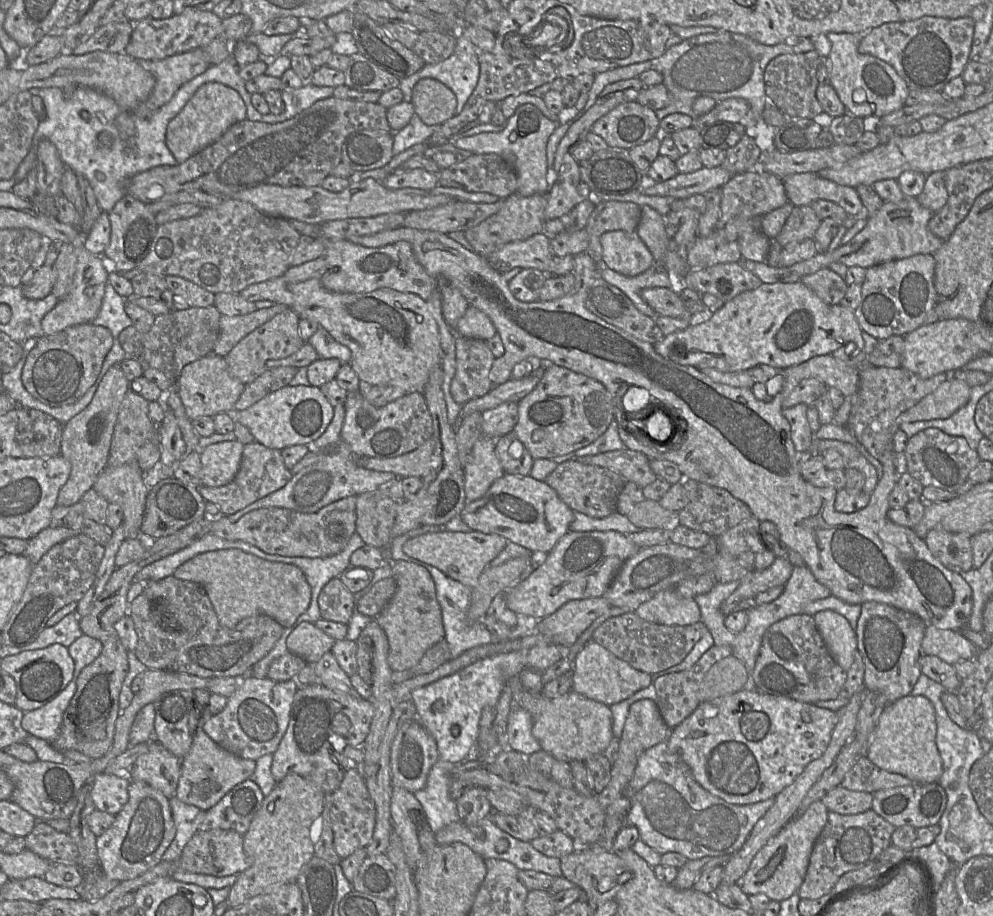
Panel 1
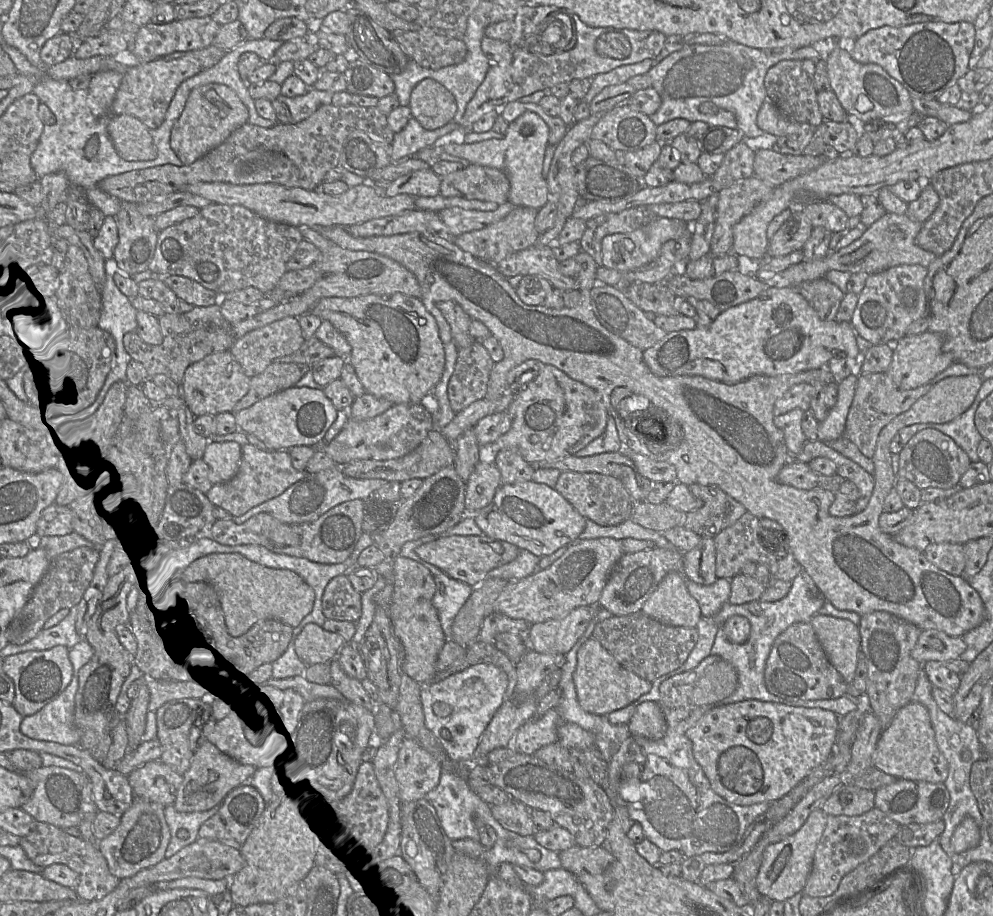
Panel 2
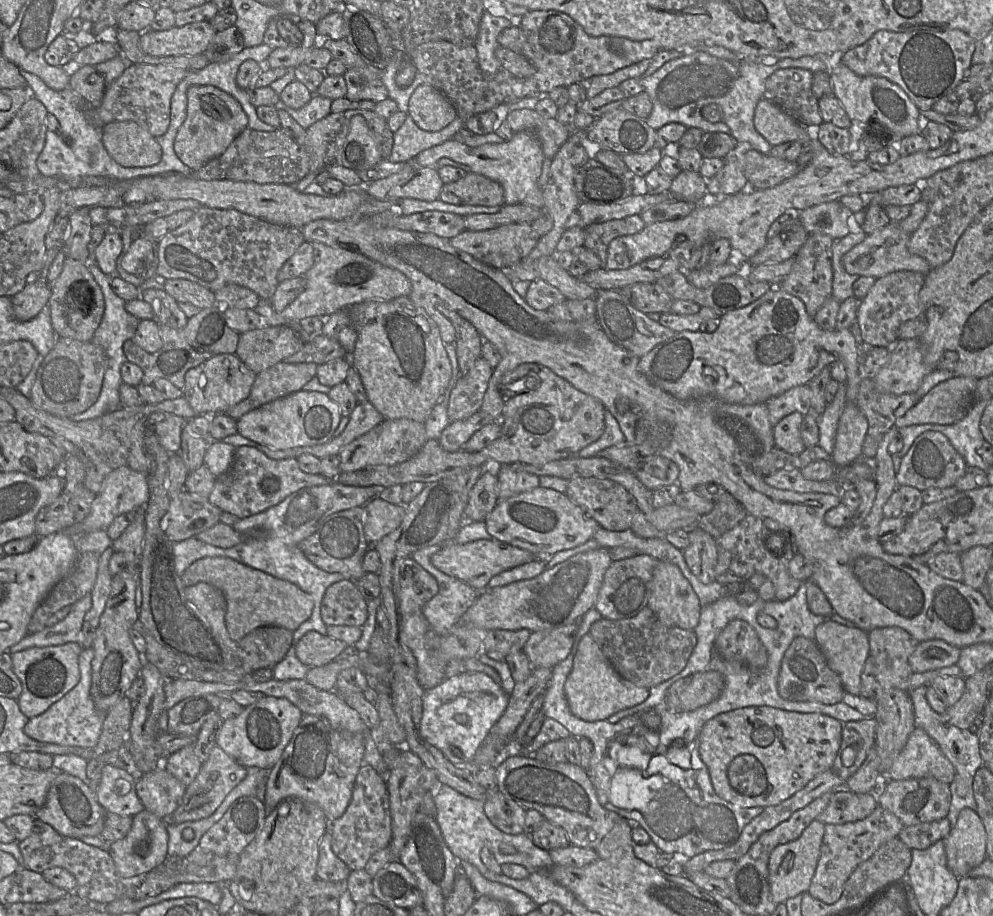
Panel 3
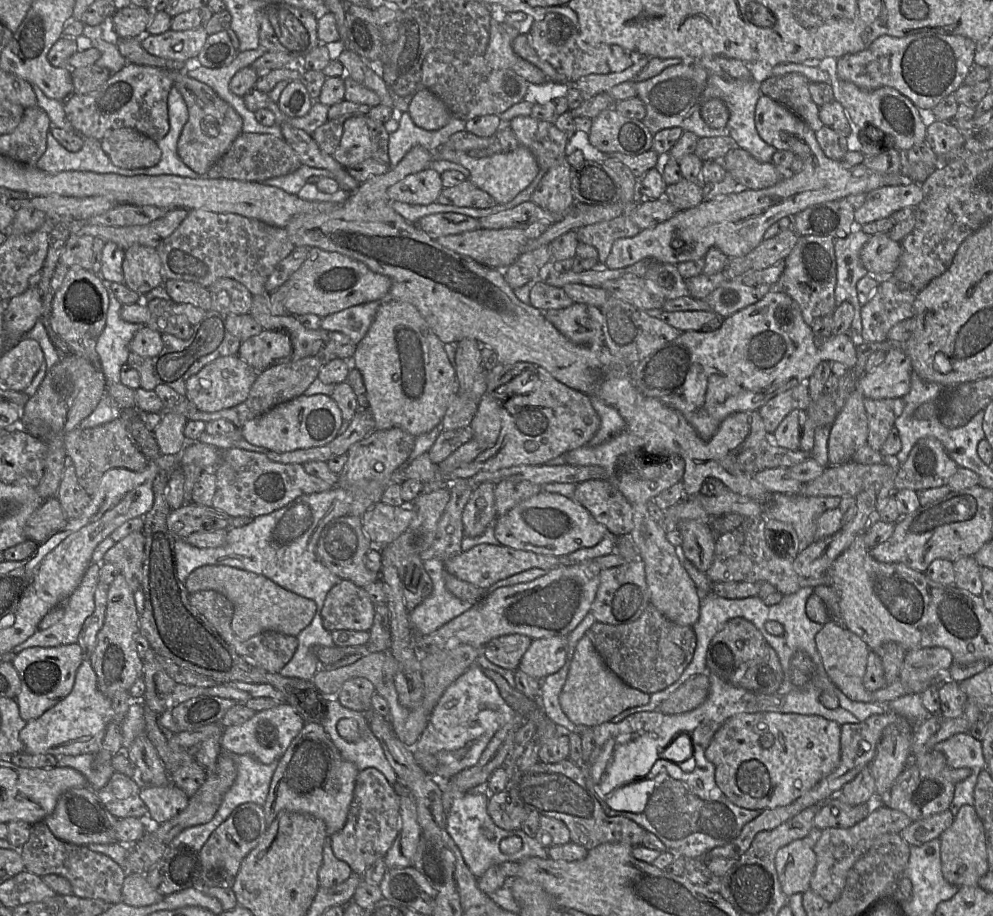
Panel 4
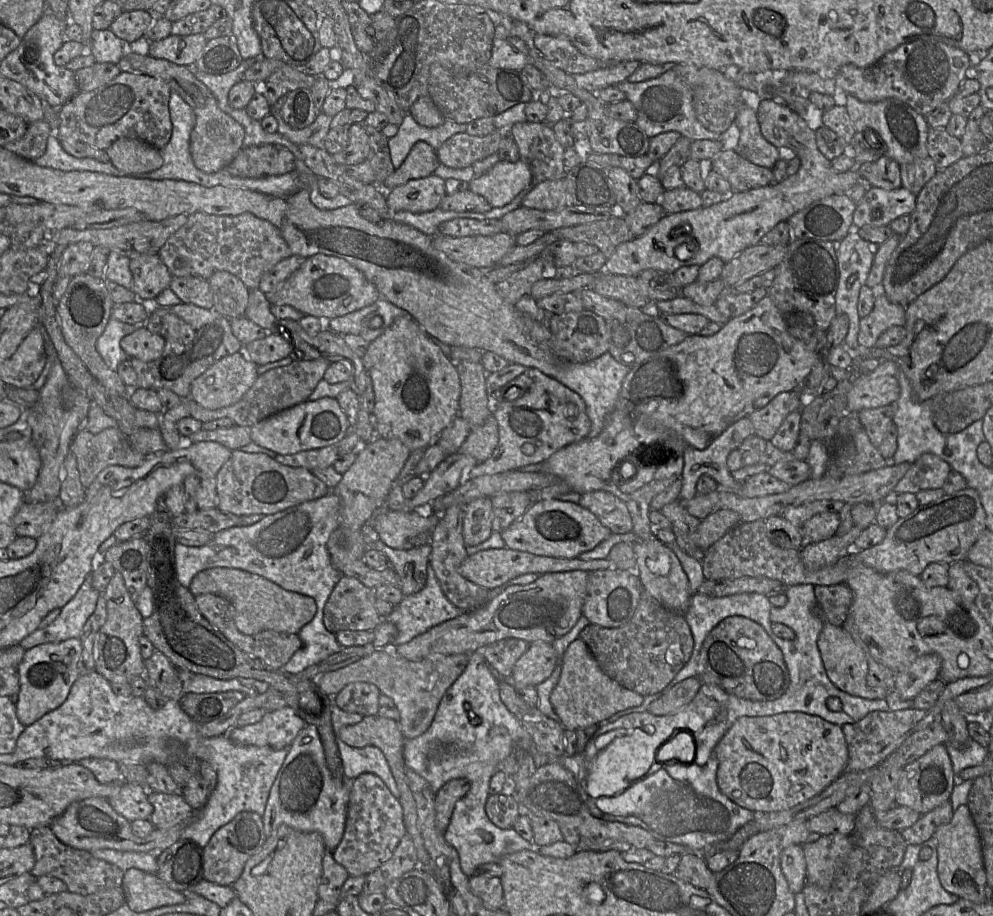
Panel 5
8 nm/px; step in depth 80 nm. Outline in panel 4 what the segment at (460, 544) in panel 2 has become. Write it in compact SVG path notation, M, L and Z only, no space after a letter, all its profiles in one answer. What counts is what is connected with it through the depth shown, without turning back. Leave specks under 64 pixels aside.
M479 544L445 561L444 569L462 581L487 590L495 582L531 568L549 571L558 566L570 564L574 563L566 562L565 559L552 555L517 550L501 544Z

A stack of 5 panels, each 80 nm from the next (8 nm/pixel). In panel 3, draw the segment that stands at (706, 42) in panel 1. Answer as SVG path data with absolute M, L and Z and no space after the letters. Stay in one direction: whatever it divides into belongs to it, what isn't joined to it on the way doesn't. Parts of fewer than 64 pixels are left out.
M695 50L680 58L668 61L656 72L641 78L644 92L652 102L653 108L646 123L657 131L669 123L680 123L687 128L698 125L703 106L714 103L722 110L722 120L743 148L753 148L763 154L770 154L772 145L756 130L754 113L758 102L764 98L765 84L769 76L778 69L807 67L825 71L823 57L804 56L780 60L753 61L740 58L729 61Z

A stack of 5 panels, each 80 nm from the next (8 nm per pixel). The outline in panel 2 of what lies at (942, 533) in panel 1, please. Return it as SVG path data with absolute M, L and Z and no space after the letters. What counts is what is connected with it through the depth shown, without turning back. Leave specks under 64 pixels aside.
M933 543L924 554L928 561L953 576L962 576L966 565L964 544Z

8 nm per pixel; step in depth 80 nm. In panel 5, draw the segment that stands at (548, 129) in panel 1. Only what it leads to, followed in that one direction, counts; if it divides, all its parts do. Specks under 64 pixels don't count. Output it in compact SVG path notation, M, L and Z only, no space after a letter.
M522 160L517 162L499 161L491 169L479 177L473 177L469 182L469 189L484 197L493 207L503 207L510 203L514 197L532 182L530 168Z

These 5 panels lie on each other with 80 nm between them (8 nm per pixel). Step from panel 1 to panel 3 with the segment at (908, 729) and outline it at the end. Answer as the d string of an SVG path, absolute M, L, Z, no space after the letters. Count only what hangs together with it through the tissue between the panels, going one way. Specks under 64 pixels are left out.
M915 728L884 776L887 780L933 777L951 784L955 774L955 768L930 736Z

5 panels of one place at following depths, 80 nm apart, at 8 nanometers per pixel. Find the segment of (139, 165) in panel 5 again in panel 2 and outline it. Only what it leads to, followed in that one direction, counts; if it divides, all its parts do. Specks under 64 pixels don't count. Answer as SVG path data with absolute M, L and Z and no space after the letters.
M113 115L107 131L117 154L126 161L149 161L157 156L150 129L131 115Z

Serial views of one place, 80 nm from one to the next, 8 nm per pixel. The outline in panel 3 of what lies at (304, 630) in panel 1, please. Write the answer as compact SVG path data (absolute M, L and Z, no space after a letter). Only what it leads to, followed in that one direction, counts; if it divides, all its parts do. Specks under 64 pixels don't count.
M309 631L296 643L295 653L307 667L320 667L335 661L347 647L343 641Z

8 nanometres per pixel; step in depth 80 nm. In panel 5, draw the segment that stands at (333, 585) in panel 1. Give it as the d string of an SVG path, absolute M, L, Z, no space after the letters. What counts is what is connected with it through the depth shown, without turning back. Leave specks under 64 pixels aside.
M341 576L324 607L323 624L327 631L373 631L381 622L374 603L373 589L356 578Z

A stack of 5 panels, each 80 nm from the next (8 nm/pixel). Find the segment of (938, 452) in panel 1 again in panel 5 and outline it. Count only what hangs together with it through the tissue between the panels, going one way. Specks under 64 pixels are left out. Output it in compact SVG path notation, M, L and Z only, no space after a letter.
M932 453L922 454L899 480L893 492L916 494L921 490L942 488L952 471L950 465Z

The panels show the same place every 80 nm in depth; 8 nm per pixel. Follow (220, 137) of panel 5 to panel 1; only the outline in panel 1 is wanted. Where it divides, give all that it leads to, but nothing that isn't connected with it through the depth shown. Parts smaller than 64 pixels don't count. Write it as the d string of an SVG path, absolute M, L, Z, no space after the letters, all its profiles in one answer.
M208 82L199 87L183 109L169 122L165 141L177 162L188 158L216 142L229 127L246 119L246 106L239 93L218 82Z

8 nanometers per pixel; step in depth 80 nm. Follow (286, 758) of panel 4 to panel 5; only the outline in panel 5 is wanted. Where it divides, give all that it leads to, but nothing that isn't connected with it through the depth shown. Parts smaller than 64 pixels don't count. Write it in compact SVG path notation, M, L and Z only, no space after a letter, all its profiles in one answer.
M307 723L289 745L288 754L271 788L262 816L266 838L281 826L306 833L317 832L322 836L326 849L333 852L344 834L350 782L335 777L328 769L318 729Z

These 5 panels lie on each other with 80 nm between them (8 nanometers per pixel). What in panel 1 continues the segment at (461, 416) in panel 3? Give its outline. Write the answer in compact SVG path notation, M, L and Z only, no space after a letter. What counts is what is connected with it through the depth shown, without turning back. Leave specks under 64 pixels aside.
M457 335L456 371L451 380L450 394L455 402L464 405L484 396L494 387L489 373L494 361L486 341Z

